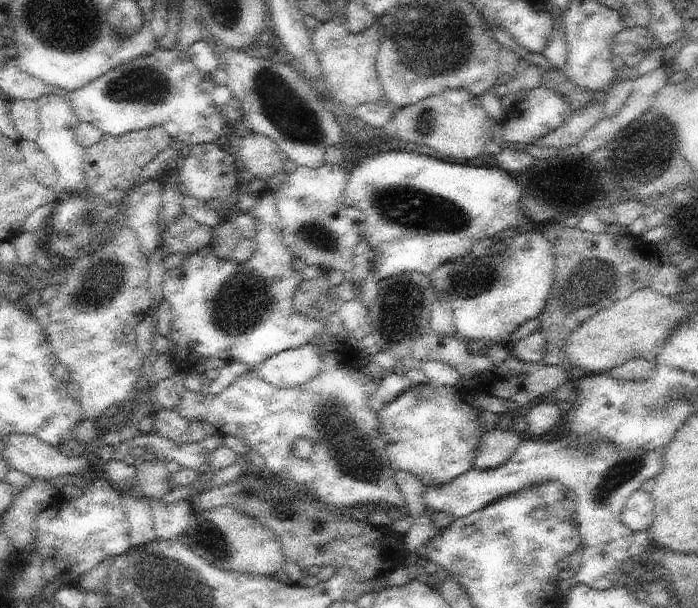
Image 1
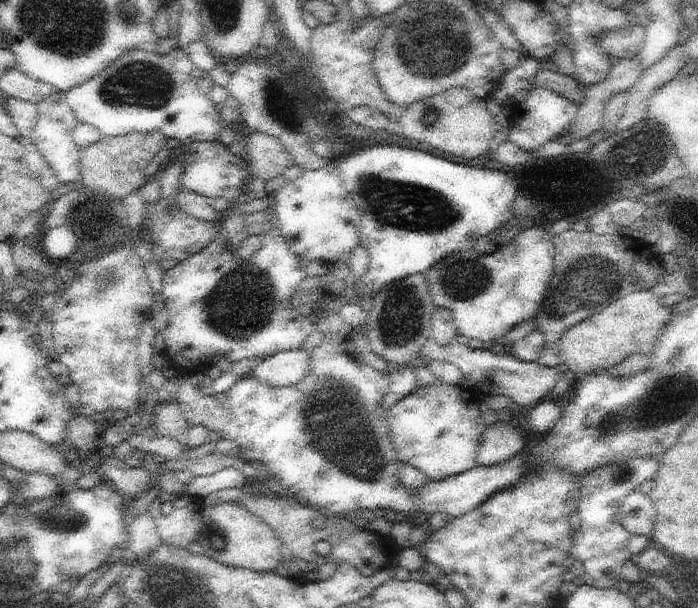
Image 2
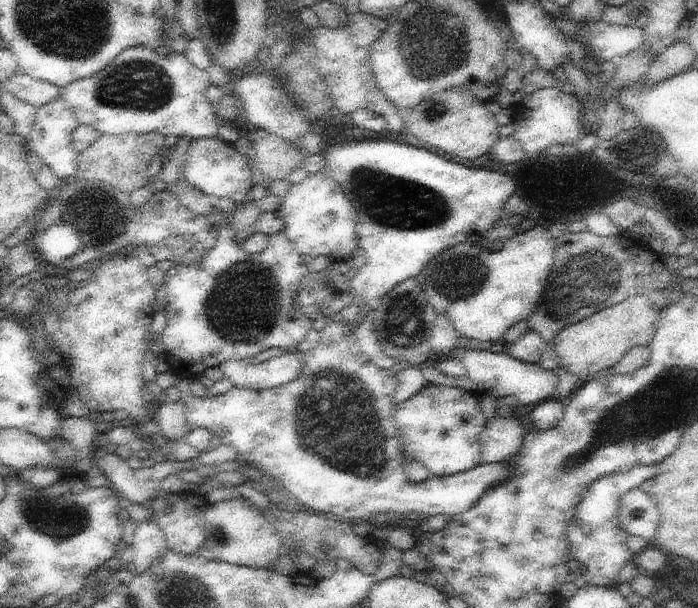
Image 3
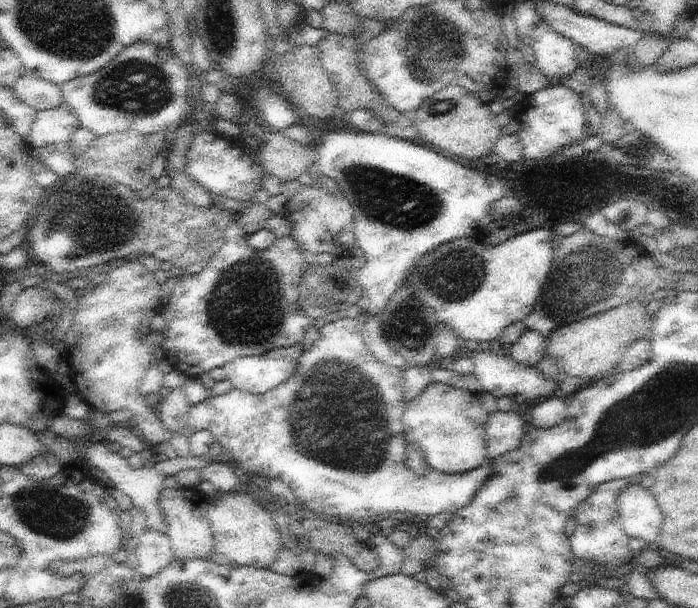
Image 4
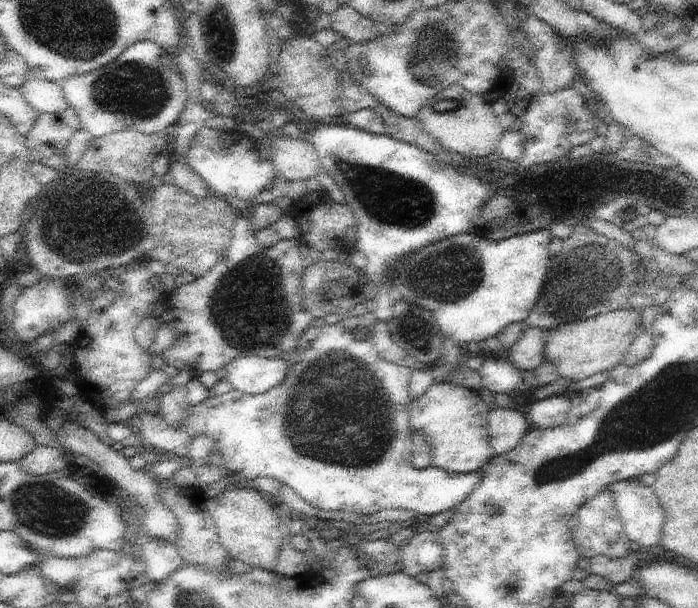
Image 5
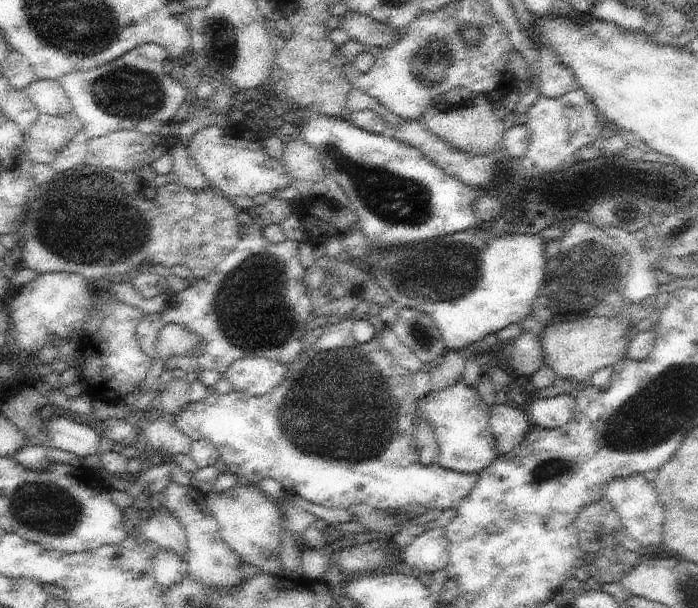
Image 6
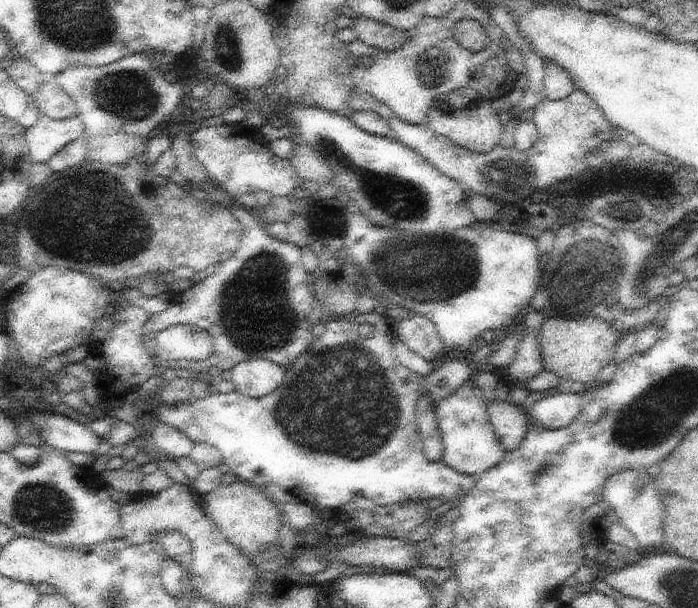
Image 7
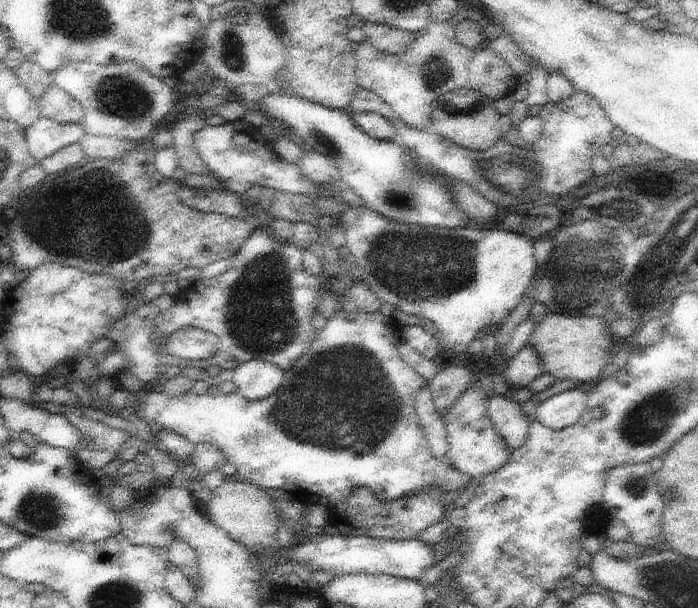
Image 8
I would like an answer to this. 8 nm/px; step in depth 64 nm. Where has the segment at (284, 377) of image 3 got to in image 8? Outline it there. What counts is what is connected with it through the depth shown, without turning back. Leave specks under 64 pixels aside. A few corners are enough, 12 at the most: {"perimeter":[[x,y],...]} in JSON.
{"perimeter":[[263,360],[233,370],[236,390],[248,400],[274,394],[285,372]]}

